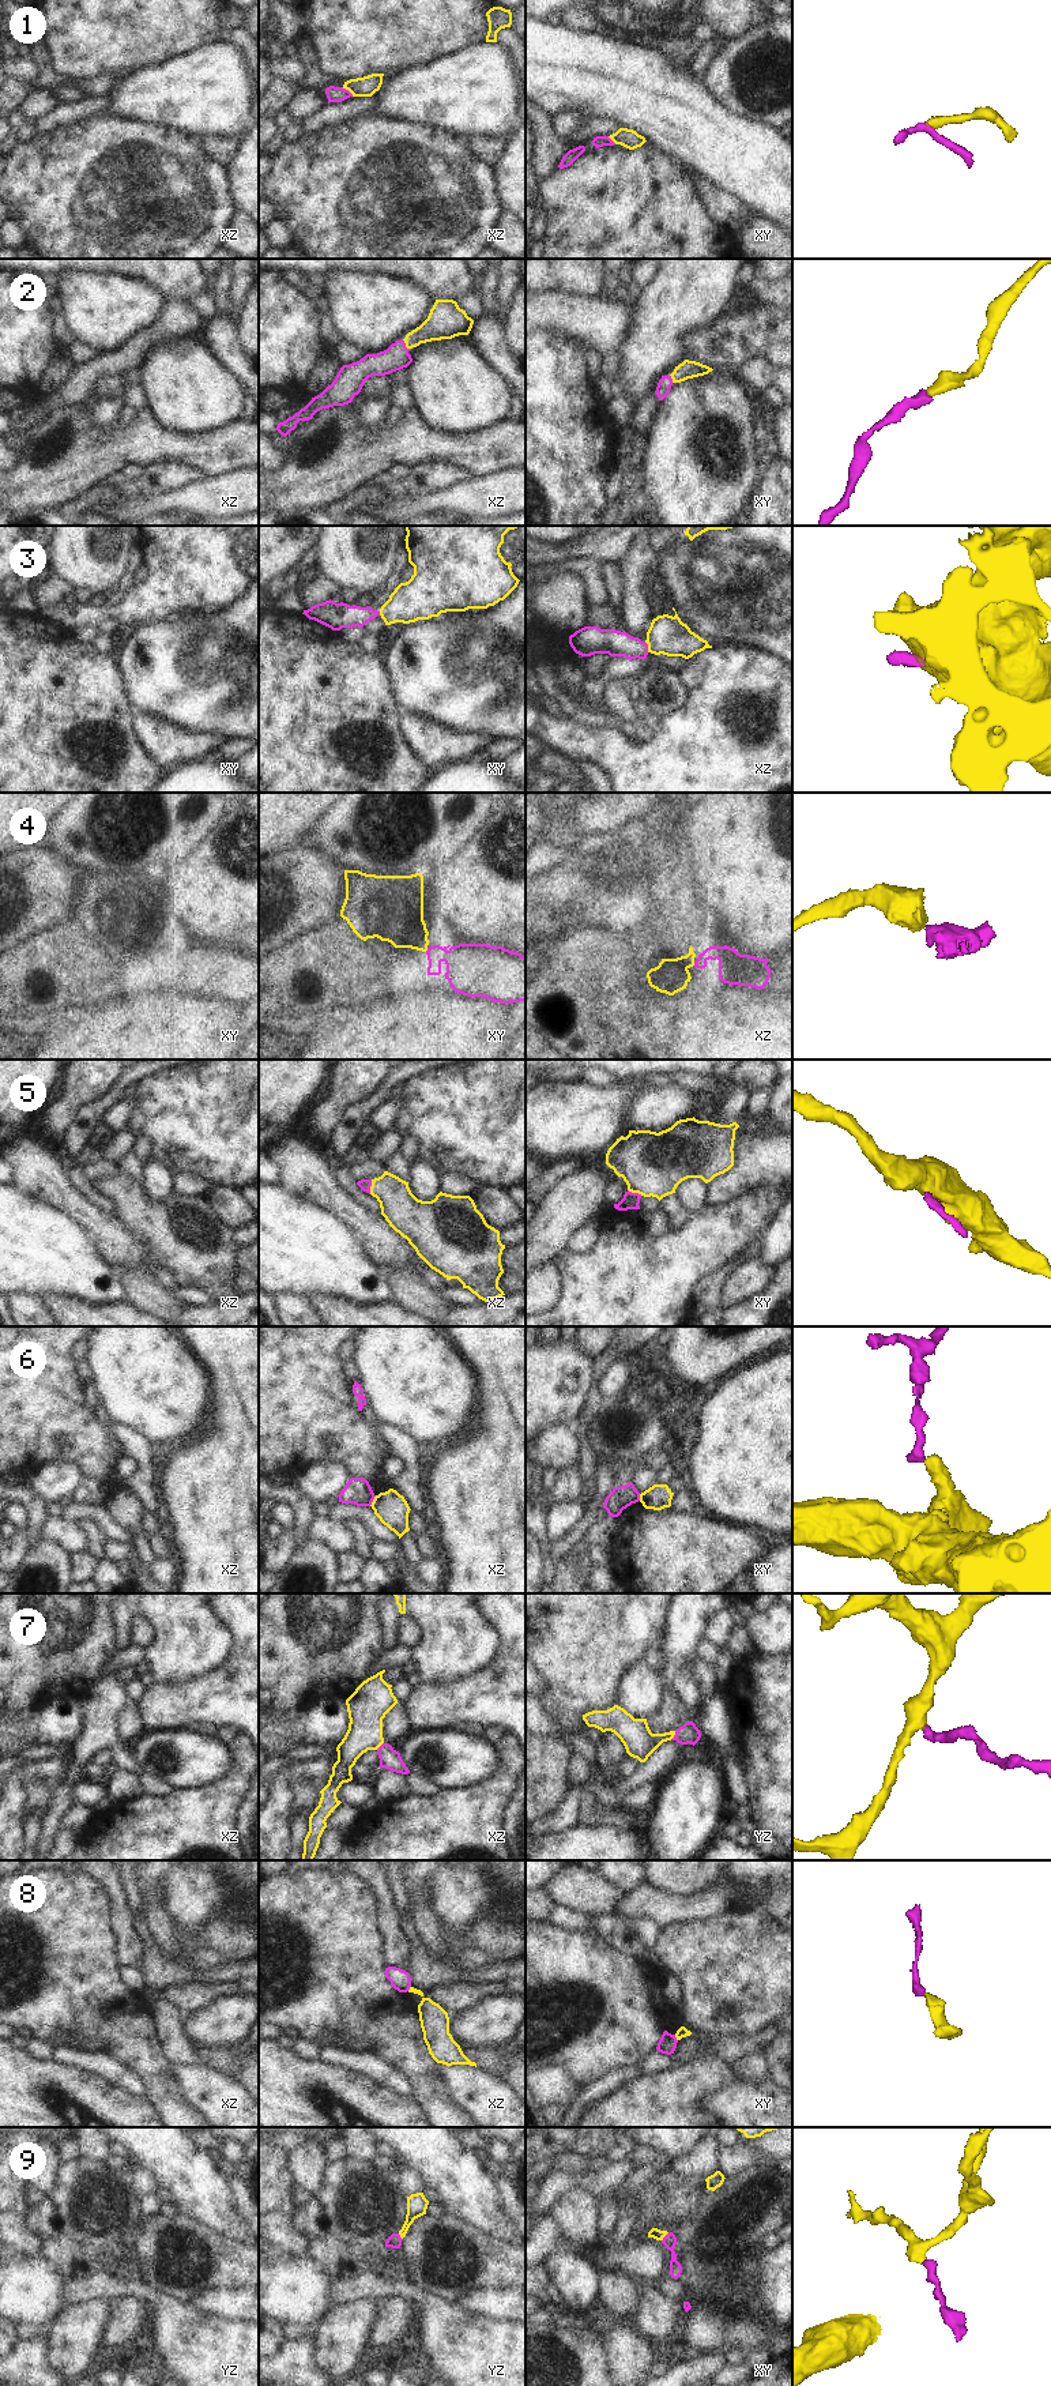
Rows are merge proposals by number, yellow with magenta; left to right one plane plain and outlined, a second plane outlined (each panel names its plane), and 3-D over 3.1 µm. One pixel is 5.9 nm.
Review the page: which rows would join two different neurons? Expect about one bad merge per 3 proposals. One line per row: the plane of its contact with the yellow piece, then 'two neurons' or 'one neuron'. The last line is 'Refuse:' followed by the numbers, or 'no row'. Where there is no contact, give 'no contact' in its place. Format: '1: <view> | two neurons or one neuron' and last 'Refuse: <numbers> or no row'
1: xz | two neurons
2: xz | one neuron
3: xz | one neuron
4: xy | two neurons
5: xz | one neuron
6: xz | two neurons
7: yz | one neuron
8: xy | two neurons
9: xy | one neuron
Refuse: 1, 4, 6, 8

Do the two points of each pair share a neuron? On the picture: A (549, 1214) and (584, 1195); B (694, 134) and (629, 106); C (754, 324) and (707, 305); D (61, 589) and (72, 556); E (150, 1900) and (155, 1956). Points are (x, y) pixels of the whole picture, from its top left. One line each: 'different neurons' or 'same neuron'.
A: same neuron
B: same neuron
C: different neurons
D: different neurons
E: different neurons

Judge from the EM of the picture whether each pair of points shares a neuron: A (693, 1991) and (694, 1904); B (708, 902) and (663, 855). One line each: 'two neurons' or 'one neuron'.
A: two neurons
B: two neurons

